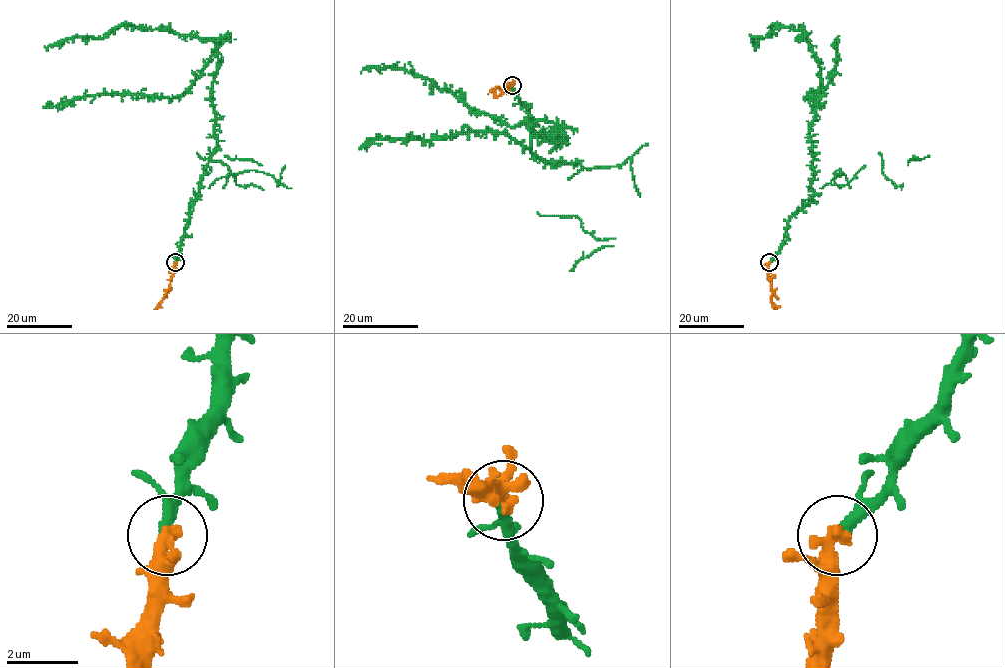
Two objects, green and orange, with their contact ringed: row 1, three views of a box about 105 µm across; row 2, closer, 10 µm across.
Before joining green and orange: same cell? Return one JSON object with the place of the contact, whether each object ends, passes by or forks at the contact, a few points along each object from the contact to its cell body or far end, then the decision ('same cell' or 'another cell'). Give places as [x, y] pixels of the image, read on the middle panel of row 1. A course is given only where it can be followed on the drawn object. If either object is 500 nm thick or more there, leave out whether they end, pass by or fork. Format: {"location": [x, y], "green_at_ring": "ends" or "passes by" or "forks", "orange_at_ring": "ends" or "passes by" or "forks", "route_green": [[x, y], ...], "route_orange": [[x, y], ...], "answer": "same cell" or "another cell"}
{"location": [512, 85], "green_at_ring": "ends", "orange_at_ring": "passes by", "route_green": [[512, 85], [537, 134], [558, 131], [561, 144], [551, 122], [509, 126], [429, 79], [361, 73]], "route_orange": [[512, 85], [504, 89], [498, 87], [487, 93]], "answer": "same cell"}

